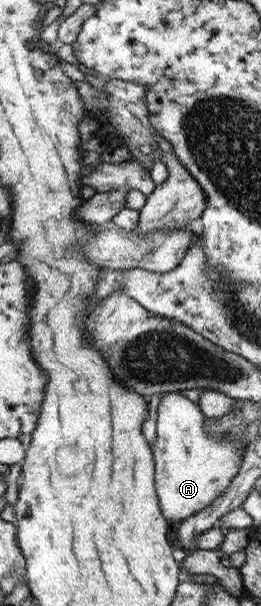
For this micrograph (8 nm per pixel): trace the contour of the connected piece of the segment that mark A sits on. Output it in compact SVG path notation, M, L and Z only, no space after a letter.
M178 391L163 393L157 405L156 414L156 438L153 445L149 445L154 460L155 492L161 514L167 522L180 521L182 518L194 515L202 508L208 507L218 496L221 496L223 491L227 490L228 484L240 467L245 445L229 441L229 437L225 437L225 435L215 437L215 435L207 433L202 425L205 417L200 408Z

